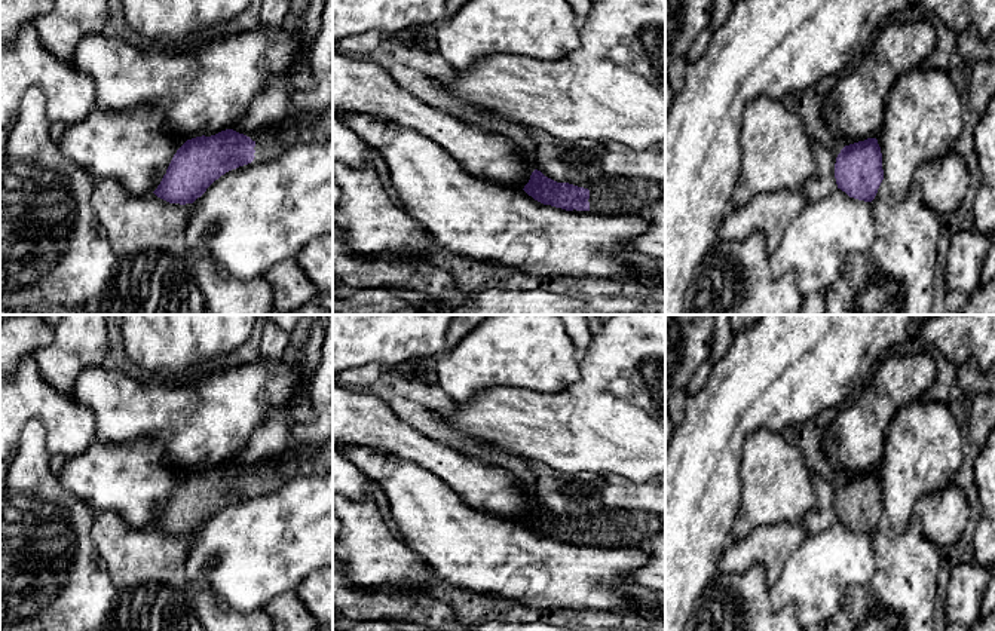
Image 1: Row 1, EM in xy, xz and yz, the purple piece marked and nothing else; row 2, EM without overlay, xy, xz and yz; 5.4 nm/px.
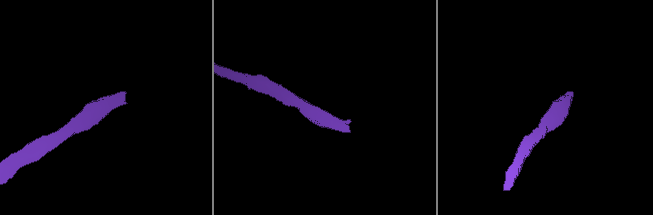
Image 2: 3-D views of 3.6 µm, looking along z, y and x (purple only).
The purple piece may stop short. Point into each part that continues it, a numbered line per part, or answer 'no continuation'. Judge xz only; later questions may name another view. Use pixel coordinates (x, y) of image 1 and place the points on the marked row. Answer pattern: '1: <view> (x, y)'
1: xz (631, 195)

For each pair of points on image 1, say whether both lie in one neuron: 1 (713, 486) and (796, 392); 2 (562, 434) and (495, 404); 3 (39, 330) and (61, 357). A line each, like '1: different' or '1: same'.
1: same
2: same
3: different

